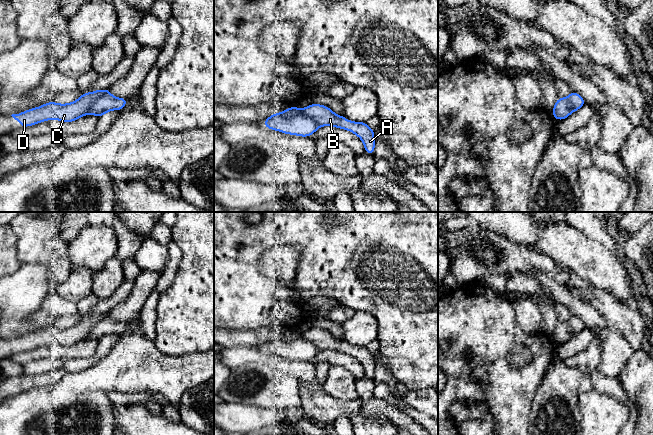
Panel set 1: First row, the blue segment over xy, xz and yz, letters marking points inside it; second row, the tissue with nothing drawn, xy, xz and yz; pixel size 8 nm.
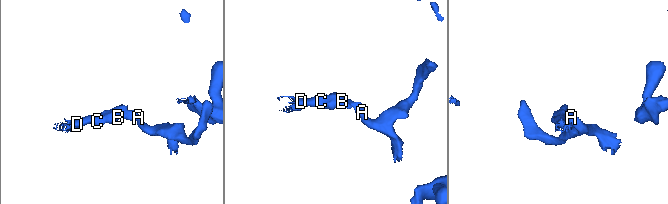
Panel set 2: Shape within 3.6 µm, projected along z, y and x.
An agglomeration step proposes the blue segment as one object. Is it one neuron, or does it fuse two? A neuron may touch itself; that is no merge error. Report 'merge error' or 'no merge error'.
no merge error

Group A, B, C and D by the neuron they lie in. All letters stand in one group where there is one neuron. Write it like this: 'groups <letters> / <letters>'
groups A B C D

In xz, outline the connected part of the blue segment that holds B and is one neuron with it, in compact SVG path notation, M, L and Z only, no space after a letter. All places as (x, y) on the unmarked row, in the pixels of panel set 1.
M311 328L302 334L298 331L289 331L282 337L275 337L266 342L263 349L268 353L301 361L312 359L320 350L349 354L363 365L365 377L374 380L374 354L367 347L349 345L321 328Z

